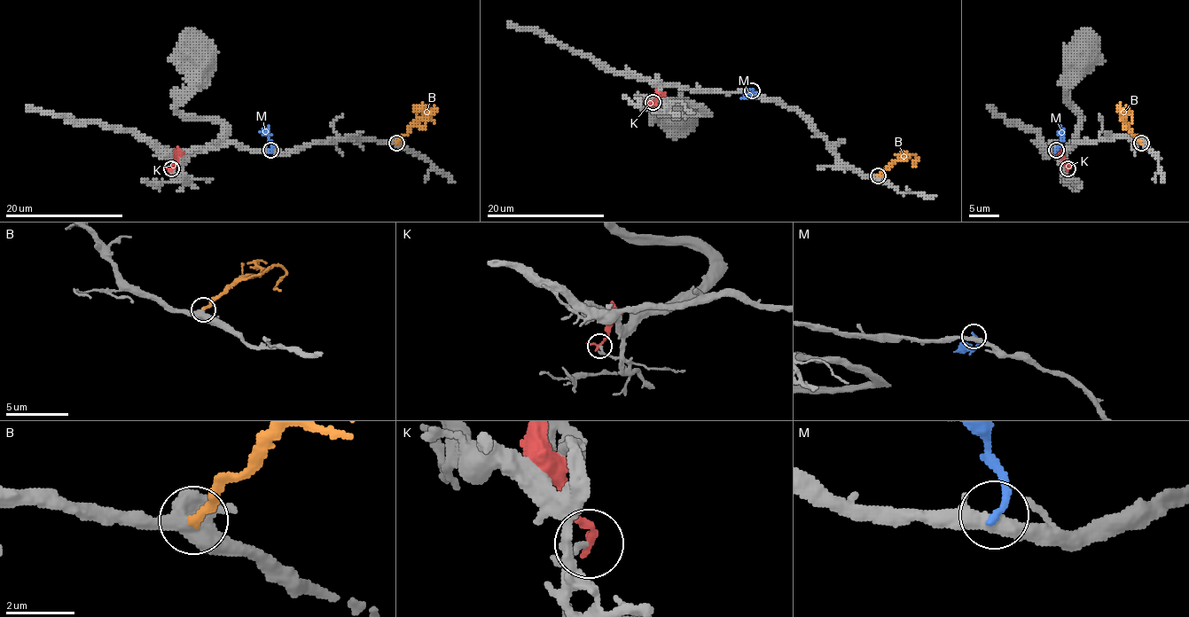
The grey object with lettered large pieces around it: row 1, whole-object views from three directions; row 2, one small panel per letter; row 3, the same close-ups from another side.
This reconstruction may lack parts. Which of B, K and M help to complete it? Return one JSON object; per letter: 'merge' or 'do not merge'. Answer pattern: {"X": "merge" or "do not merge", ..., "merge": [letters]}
{"B": "merge", "K": "do not merge", "M": "do not merge", "merge": ["B"]}

